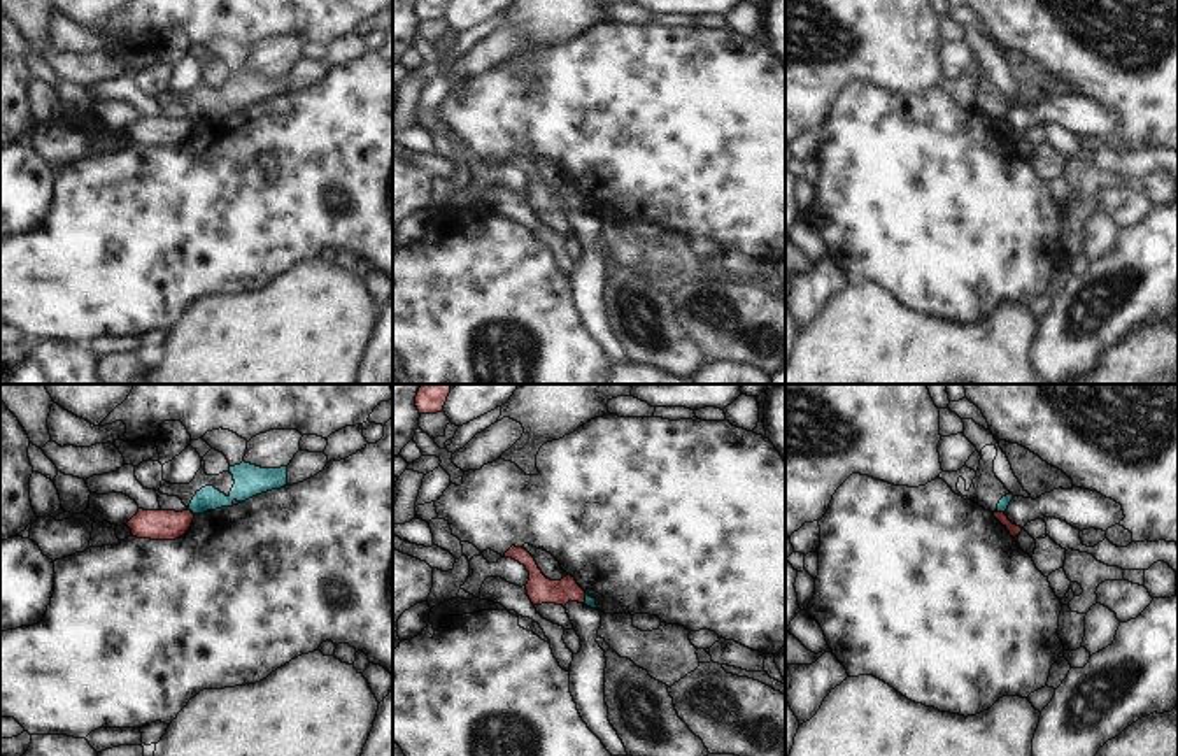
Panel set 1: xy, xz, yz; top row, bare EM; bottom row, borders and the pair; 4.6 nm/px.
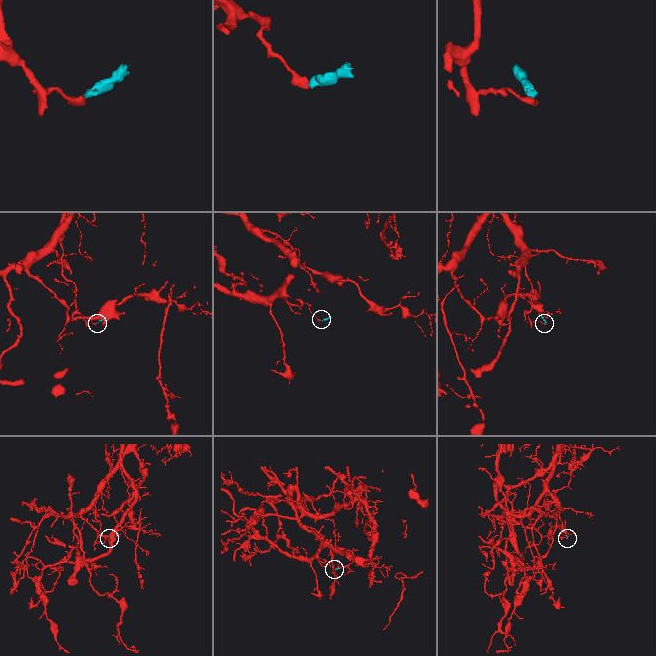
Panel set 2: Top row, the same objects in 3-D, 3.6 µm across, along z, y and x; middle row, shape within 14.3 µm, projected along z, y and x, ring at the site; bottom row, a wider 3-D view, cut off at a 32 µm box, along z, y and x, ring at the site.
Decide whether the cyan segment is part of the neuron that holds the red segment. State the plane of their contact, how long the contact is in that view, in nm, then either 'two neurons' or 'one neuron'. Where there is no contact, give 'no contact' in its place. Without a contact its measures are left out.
contact in xy; length 40 nm; two neurons

